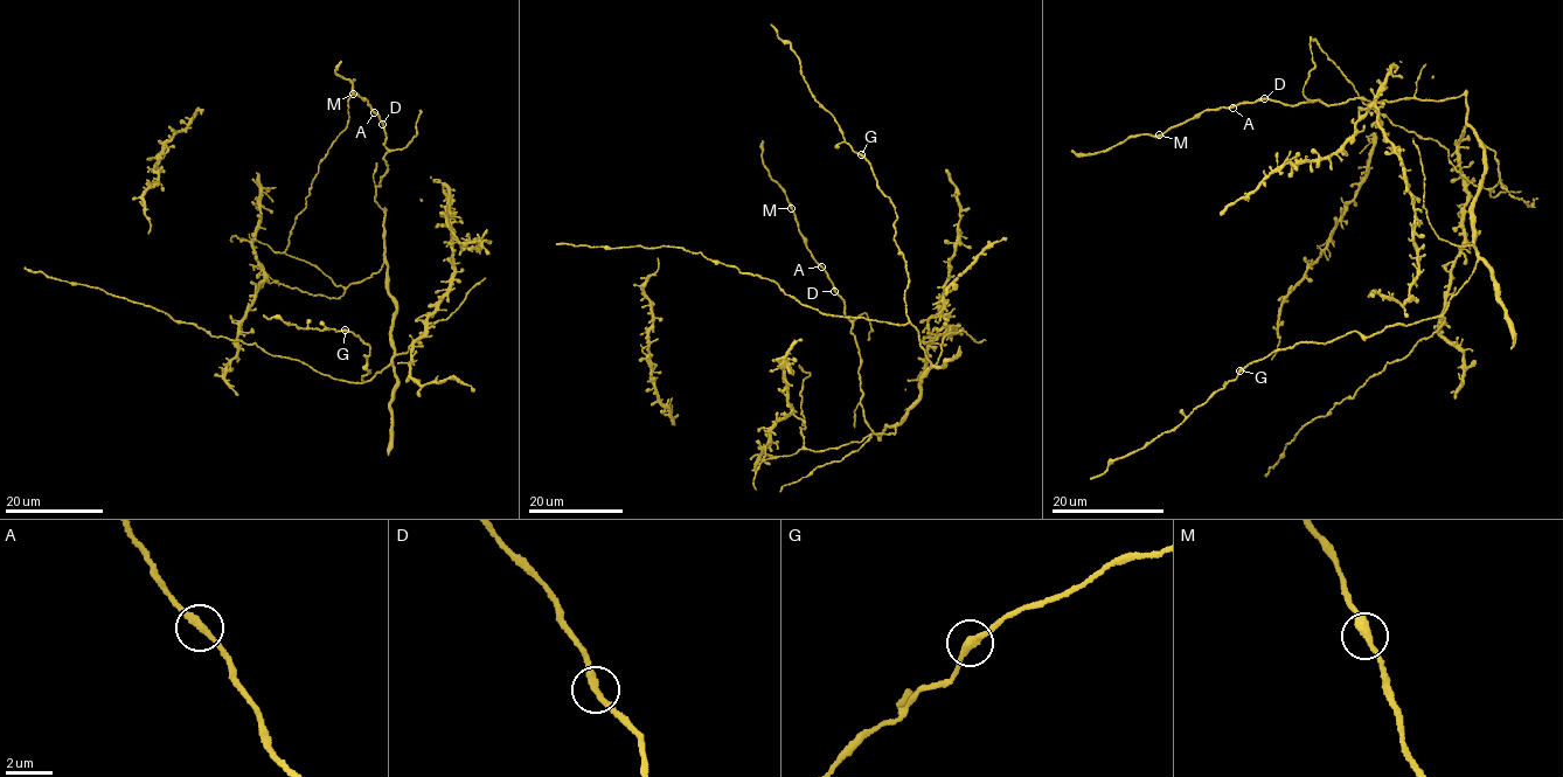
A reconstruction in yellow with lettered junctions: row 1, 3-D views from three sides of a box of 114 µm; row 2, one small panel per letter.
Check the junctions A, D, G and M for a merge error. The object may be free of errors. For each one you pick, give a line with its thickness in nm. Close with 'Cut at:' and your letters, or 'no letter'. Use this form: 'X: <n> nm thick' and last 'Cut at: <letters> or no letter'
Cut at: no letter

